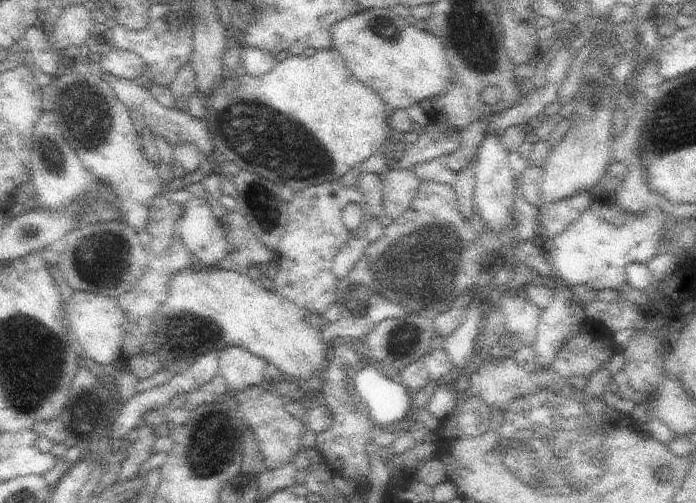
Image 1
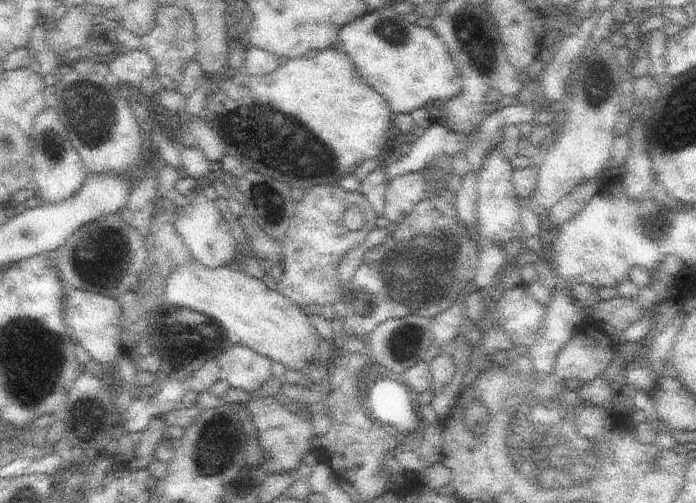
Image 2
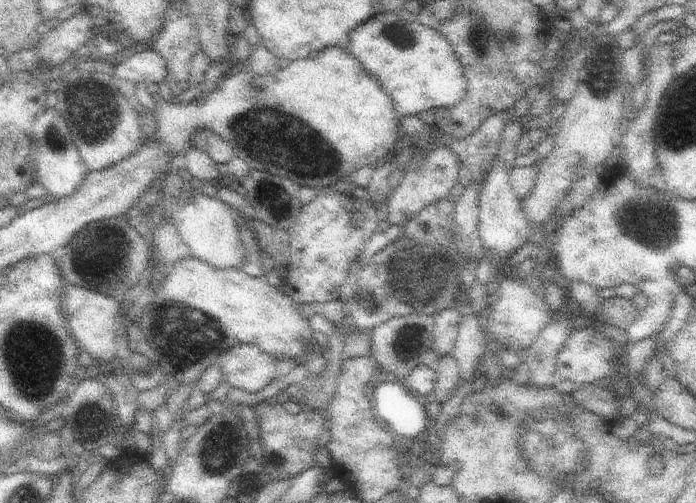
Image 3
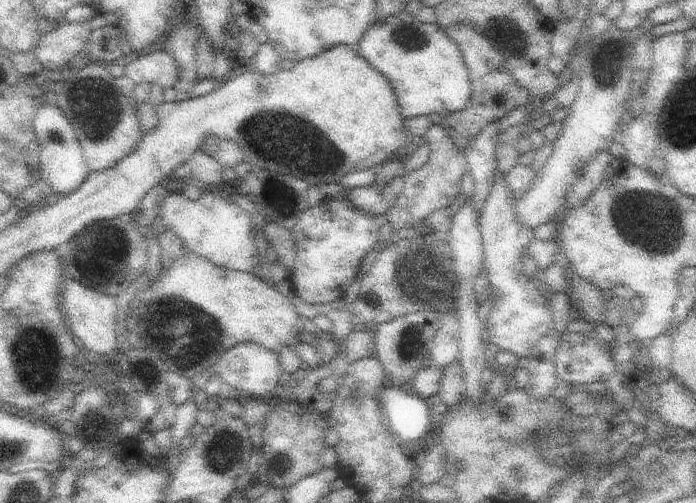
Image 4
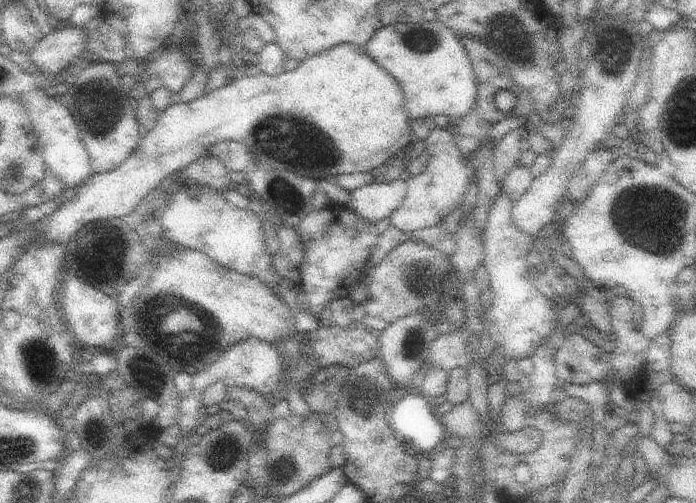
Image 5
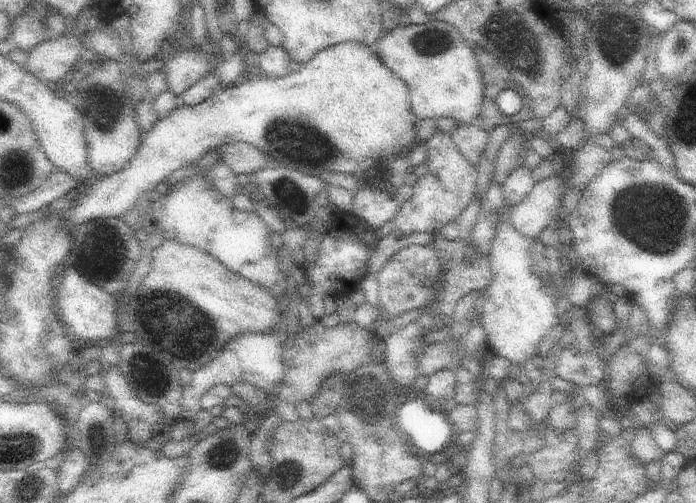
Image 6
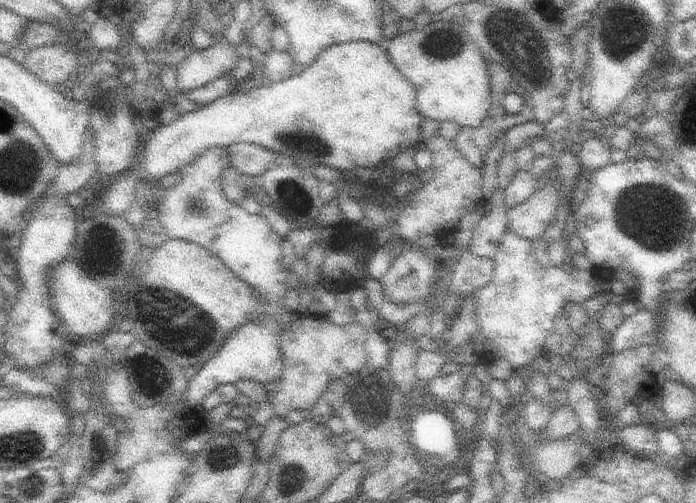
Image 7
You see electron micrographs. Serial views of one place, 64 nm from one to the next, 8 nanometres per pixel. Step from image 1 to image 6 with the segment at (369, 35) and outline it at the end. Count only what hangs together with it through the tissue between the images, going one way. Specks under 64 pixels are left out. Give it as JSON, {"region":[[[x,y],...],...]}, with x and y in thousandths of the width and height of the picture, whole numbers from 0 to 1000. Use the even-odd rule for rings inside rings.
{"region":[[[619,40],[605,52],[588,48],[588,52],[568,52],[559,64],[550,64],[545,80],[539,83],[536,99],[547,115],[547,123],[585,167],[588,179],[588,207],[599,239],[631,239],[631,235],[648,235],[651,243],[668,243],[677,247],[691,219],[694,203],[694,155],[688,139],[688,123],[680,111],[680,87],[671,83],[651,52]]]}

